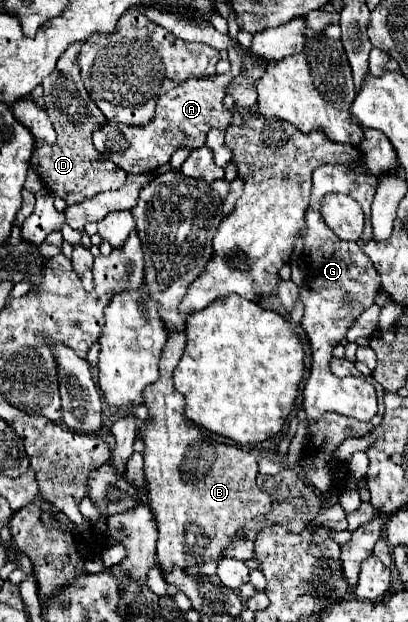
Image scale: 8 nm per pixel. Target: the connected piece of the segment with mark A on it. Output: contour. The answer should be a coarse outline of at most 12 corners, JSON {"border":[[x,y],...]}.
{"border":[[241,71],[187,79],[157,101],[149,125],[107,123],[93,145],[127,173],[203,147],[233,111],[225,85]]}

